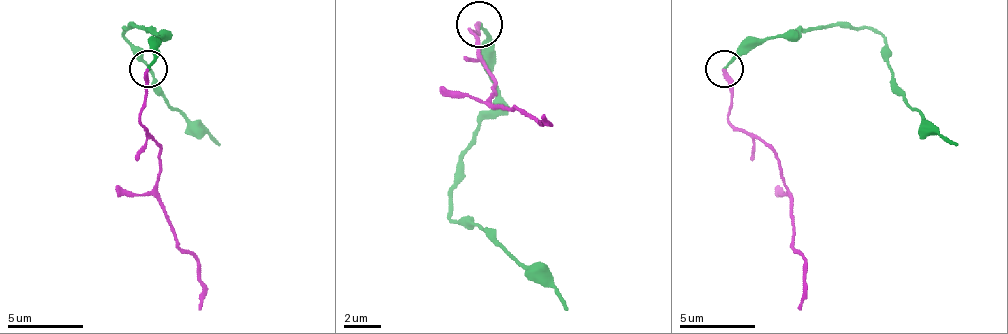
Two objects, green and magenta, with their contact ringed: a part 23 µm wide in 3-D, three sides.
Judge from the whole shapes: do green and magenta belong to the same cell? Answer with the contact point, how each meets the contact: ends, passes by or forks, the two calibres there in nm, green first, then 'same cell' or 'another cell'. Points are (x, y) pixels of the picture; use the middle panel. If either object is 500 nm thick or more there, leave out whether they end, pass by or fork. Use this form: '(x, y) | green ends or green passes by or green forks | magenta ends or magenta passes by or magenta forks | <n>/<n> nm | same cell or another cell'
(479, 24) | green ends | magenta ends | 180/220 nm | another cell

